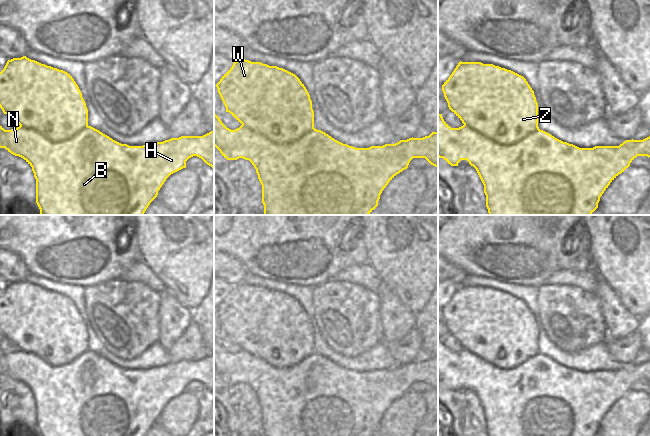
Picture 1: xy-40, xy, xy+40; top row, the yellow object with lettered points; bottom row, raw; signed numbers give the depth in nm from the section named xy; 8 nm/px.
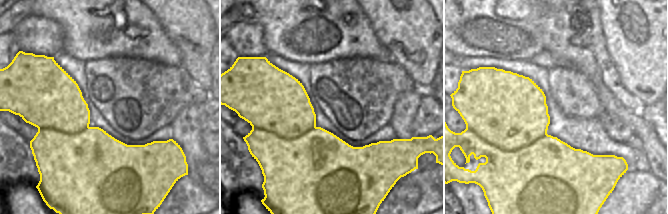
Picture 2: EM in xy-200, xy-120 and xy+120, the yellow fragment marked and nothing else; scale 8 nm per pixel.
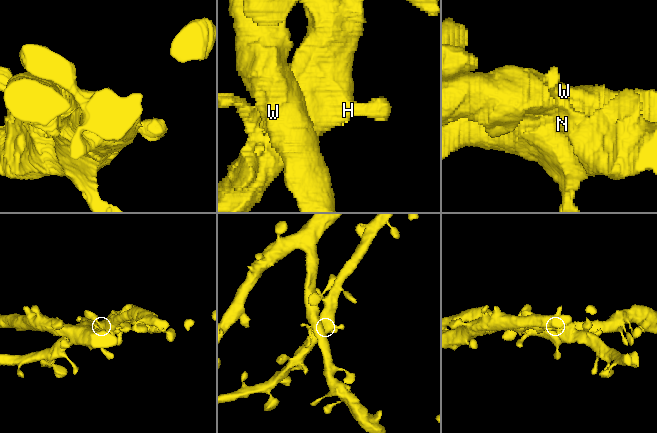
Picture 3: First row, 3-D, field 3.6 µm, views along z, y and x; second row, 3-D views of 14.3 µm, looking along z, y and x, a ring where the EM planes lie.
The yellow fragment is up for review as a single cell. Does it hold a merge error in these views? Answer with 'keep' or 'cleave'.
cleave

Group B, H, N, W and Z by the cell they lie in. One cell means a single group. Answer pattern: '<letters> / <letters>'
B H N / W Z

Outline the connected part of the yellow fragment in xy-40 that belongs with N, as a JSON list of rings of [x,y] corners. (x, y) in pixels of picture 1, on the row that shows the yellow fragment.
[[[0,126],[0,148],[23,158],[32,167],[36,179],[39,215],[144,215],[166,179],[186,168],[189,158],[197,156],[214,168],[214,130],[203,136],[181,136],[155,144],[129,146],[113,140],[91,126],[63,142],[53,142],[25,126],[11,130]]]

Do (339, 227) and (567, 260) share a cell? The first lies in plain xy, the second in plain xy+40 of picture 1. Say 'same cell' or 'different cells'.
same cell

